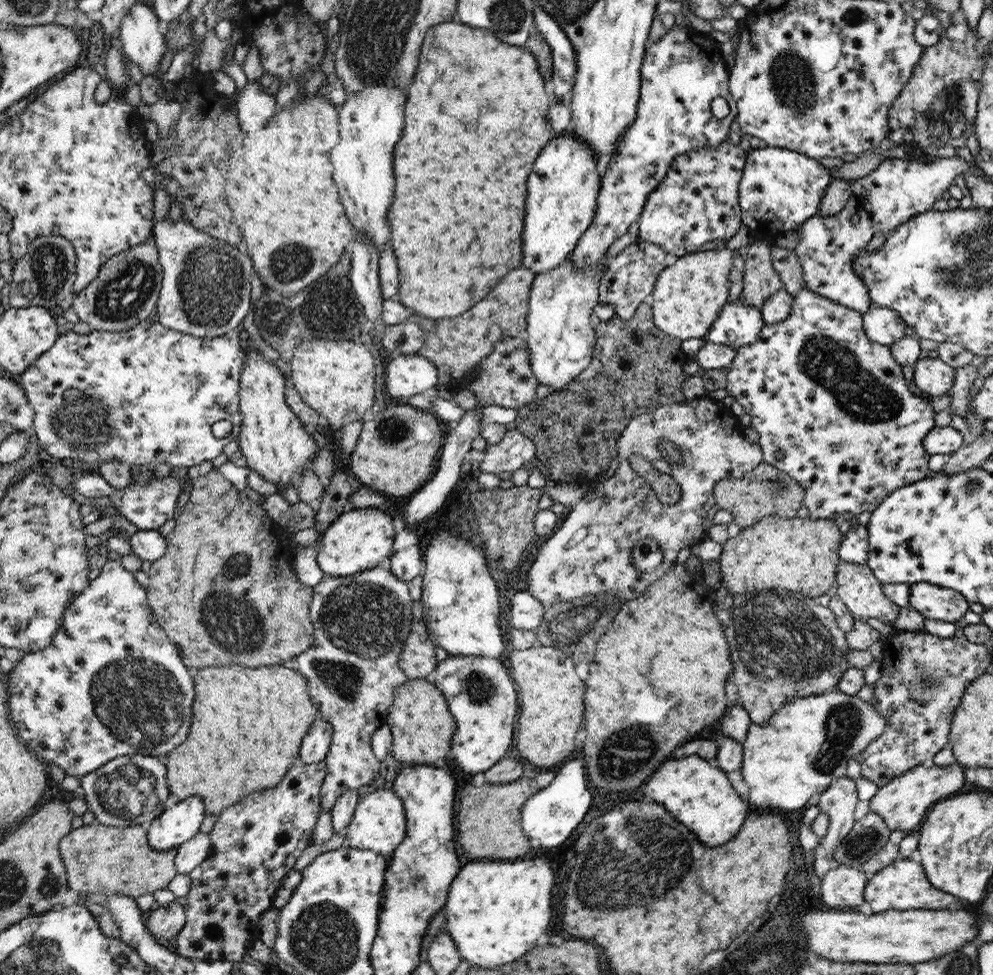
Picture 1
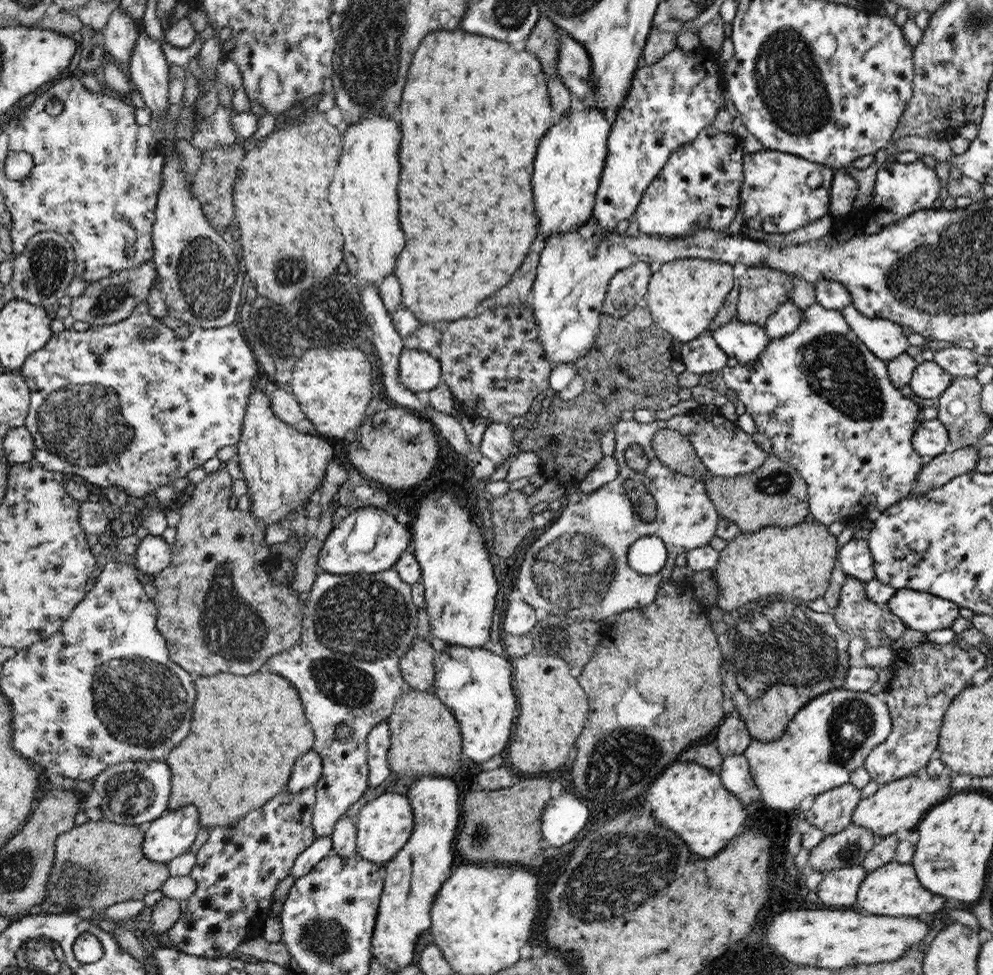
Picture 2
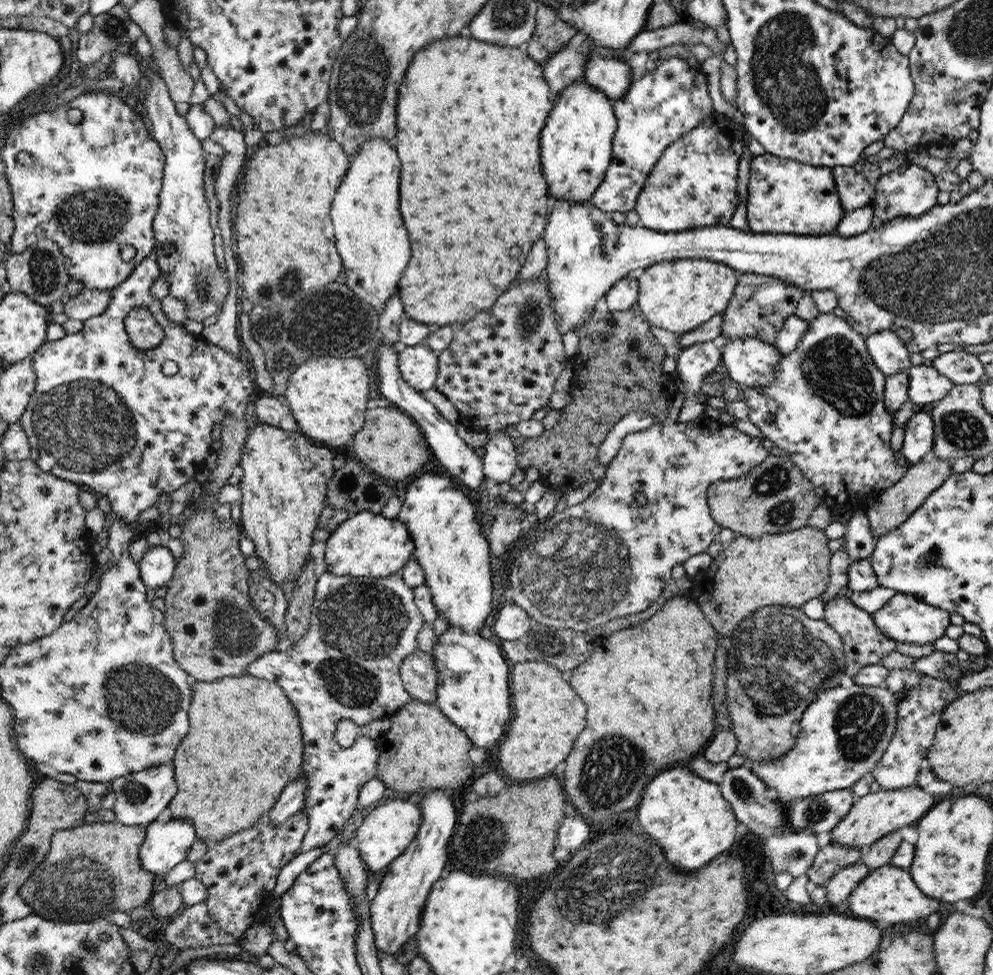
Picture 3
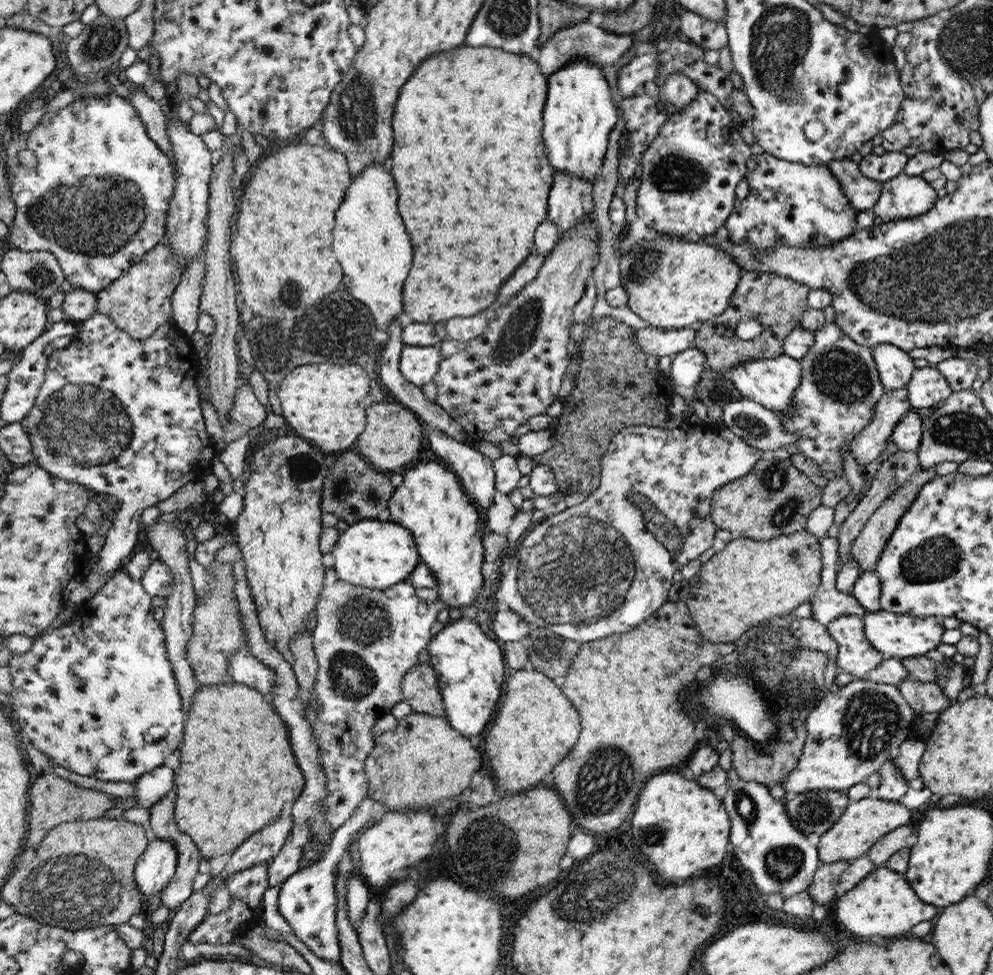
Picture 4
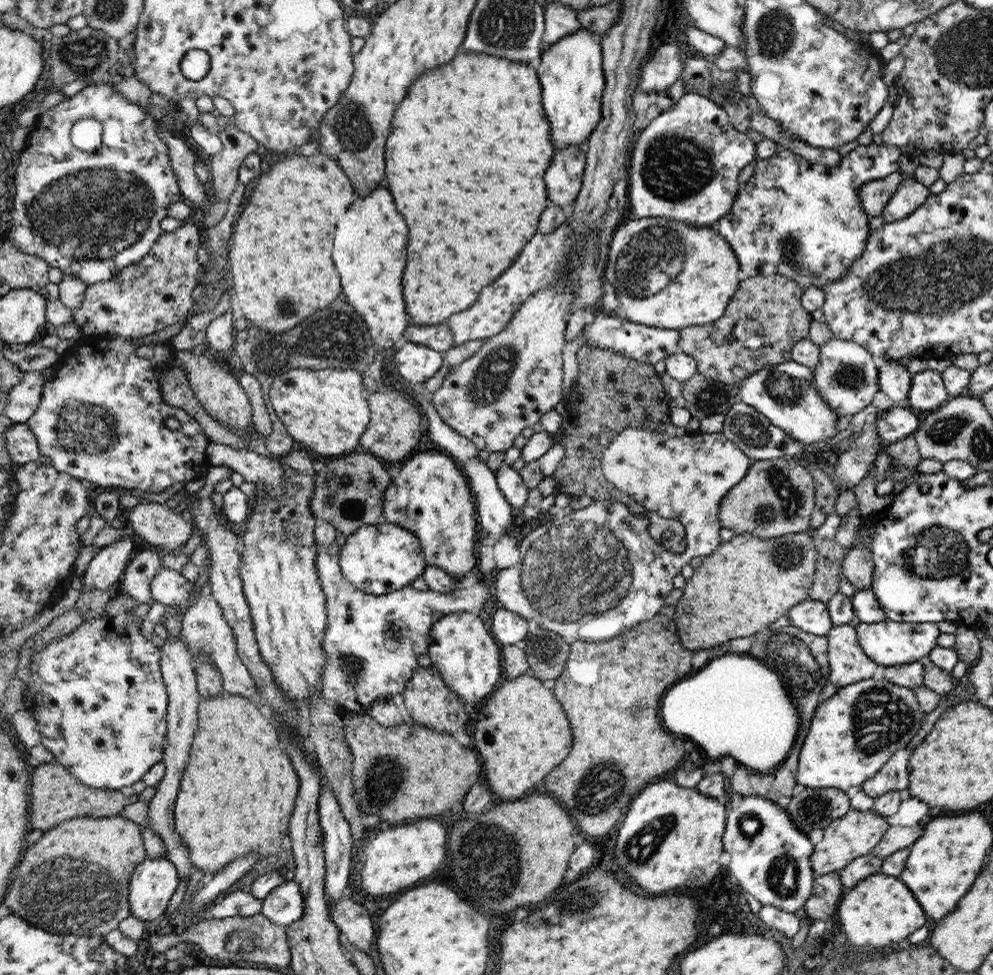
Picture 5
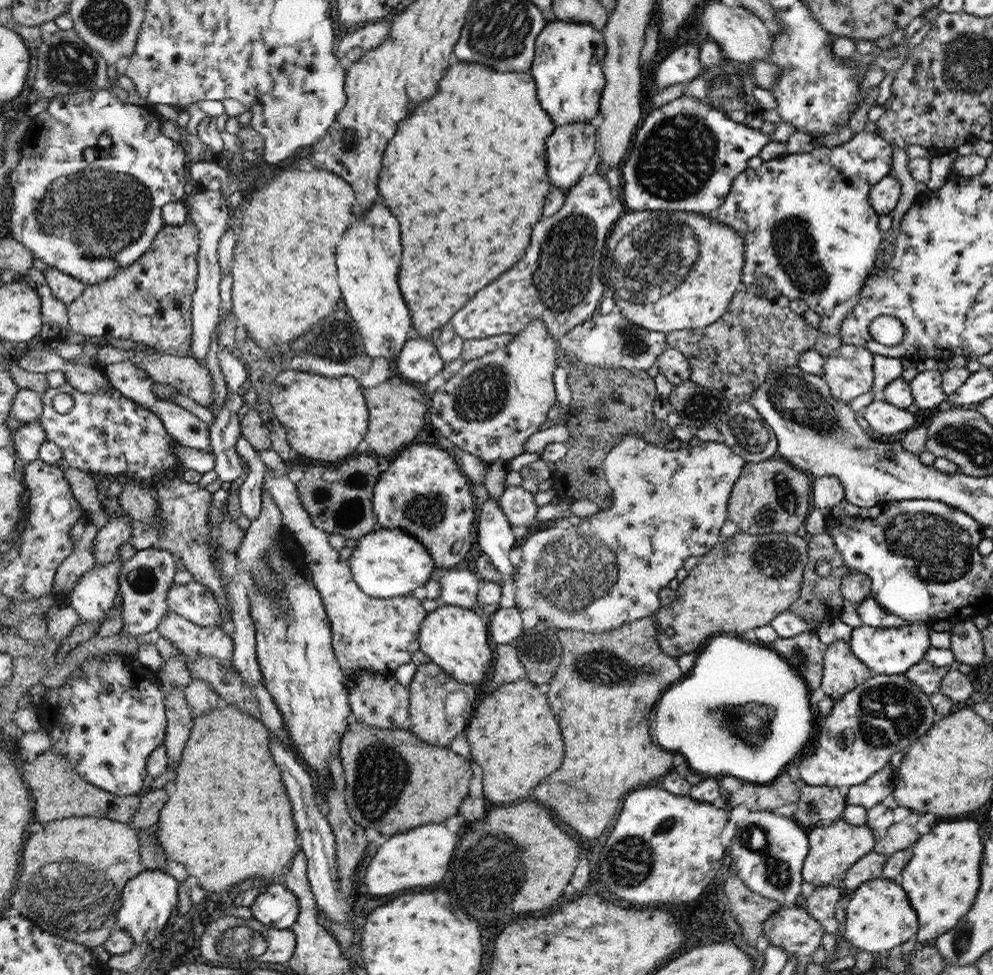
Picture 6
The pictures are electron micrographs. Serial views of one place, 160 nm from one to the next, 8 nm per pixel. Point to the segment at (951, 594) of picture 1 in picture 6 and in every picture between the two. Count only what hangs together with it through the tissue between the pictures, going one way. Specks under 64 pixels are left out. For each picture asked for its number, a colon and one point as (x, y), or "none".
2: (918, 610)
3: (905, 618)
4: (896, 635)
5: (888, 643)
6: (886, 651)

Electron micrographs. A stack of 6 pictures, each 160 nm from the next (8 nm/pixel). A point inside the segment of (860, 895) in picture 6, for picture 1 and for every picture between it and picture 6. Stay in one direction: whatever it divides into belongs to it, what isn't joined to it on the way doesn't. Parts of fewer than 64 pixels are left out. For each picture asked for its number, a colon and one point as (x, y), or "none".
1: (900, 886)
2: (893, 890)
3: (887, 894)
4: (882, 904)
5: (879, 913)

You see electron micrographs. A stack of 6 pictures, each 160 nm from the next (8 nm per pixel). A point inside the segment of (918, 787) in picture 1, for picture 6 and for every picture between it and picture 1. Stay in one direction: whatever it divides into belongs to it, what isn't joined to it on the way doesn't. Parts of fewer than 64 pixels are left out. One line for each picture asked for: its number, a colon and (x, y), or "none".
2: (904, 803)
3: (873, 816)
4: (863, 823)
5: (857, 833)
6: (836, 848)

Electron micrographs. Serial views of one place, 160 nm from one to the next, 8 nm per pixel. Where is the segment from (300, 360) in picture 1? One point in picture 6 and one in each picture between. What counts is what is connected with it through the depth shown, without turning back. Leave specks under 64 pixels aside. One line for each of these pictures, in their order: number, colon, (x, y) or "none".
2: (333, 387)
3: (327, 396)
4: (324, 403)
5: (325, 410)
6: (325, 417)

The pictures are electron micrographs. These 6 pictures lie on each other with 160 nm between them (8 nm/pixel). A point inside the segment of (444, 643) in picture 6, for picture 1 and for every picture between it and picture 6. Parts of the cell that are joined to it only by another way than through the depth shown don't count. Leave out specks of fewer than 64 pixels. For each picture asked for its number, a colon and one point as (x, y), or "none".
1: (480, 694)
2: (476, 684)
3: (473, 691)
4: (470, 668)
5: (469, 659)

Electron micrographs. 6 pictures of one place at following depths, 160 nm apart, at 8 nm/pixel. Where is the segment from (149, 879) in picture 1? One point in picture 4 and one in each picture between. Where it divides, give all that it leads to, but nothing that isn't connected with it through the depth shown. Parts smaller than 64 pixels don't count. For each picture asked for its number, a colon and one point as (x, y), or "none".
2: (100, 863)
3: (98, 870)
4: (98, 858)

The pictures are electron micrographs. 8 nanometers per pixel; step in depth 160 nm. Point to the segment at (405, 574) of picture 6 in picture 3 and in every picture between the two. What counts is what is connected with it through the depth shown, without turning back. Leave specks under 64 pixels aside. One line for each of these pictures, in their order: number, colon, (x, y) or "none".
3: (367, 544)
4: (372, 553)
5: (382, 558)

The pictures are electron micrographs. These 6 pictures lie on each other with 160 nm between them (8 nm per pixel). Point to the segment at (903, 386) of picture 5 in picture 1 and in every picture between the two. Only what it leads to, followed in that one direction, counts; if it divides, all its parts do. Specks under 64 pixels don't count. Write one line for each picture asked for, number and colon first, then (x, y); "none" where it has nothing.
1: (883, 325)
2: (886, 339)
3: (890, 353)
4: (896, 366)

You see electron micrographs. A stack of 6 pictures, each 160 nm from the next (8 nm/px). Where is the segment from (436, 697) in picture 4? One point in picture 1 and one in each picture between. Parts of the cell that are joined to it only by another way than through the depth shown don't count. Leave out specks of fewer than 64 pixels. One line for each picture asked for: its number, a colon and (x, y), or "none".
1: (417, 659)
2: (416, 666)
3: (417, 670)

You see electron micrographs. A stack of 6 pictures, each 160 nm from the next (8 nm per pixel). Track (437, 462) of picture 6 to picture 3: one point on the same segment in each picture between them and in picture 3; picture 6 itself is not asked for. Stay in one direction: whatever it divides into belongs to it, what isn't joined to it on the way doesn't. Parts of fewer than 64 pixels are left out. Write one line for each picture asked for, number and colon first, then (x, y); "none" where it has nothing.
3: (450, 547)
4: (431, 503)
5: (430, 497)

